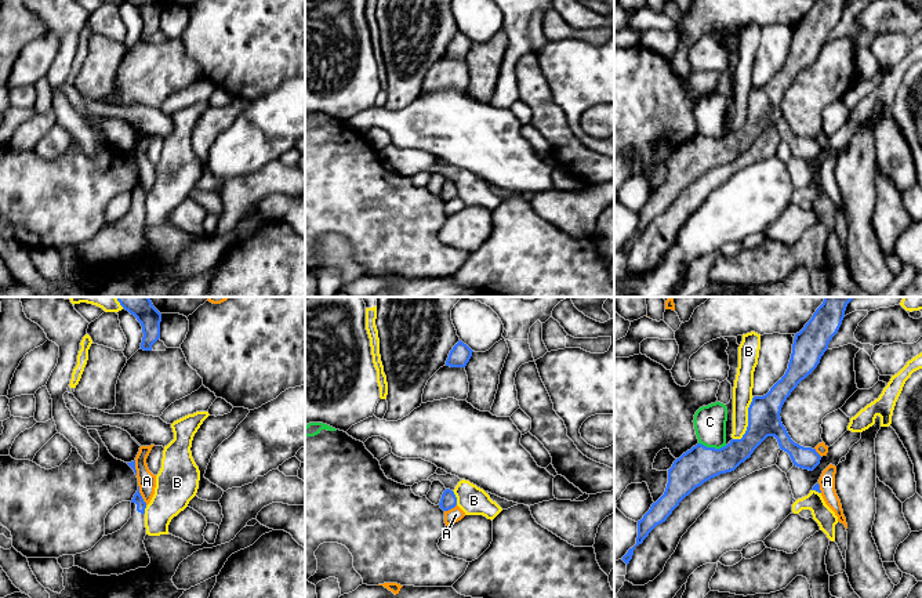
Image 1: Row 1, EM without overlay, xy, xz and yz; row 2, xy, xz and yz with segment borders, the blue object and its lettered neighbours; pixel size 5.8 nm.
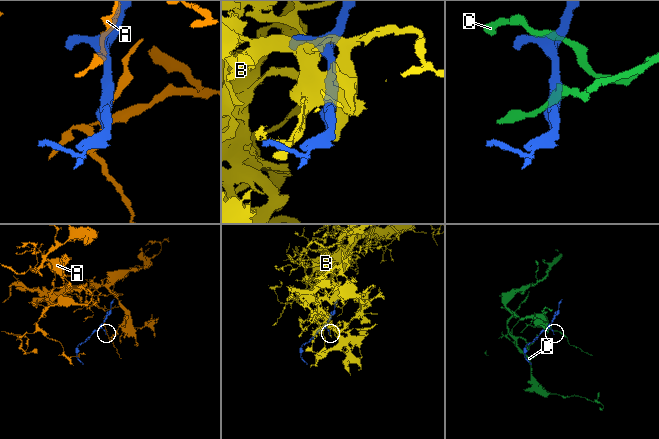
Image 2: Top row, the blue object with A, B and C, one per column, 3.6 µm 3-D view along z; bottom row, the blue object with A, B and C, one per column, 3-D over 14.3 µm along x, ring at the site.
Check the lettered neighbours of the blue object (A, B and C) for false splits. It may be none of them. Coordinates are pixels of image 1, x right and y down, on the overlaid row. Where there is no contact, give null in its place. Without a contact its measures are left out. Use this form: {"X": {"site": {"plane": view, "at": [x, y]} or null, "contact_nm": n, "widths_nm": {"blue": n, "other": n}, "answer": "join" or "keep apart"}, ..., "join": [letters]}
{"A": {"site": {"plane": "xy", "at": [140, 495]}, "contact_nm": 130, "widths_nm": {"blue": 60, "other": 110}, "answer": "join"}, "B": {"site": {"plane": "yz", "at": [748, 421]}, "contact_nm": 280, "widths_nm": {"blue": 190, "other": 110}, "answer": "keep apart"}, "C": {"site": {"plane": "yz", "at": [712, 448]}, "contact_nm": 170, "widths_nm": {"blue": 200, "other": 190}, "answer": "keep apart"}, "join": ["A"]}

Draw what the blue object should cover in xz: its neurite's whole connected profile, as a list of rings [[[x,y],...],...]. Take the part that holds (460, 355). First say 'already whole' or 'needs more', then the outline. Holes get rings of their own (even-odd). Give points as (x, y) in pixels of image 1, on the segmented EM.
already whole | [[[461,340],[453,347],[446,360],[446,366],[465,367],[472,356],[472,349]]]

